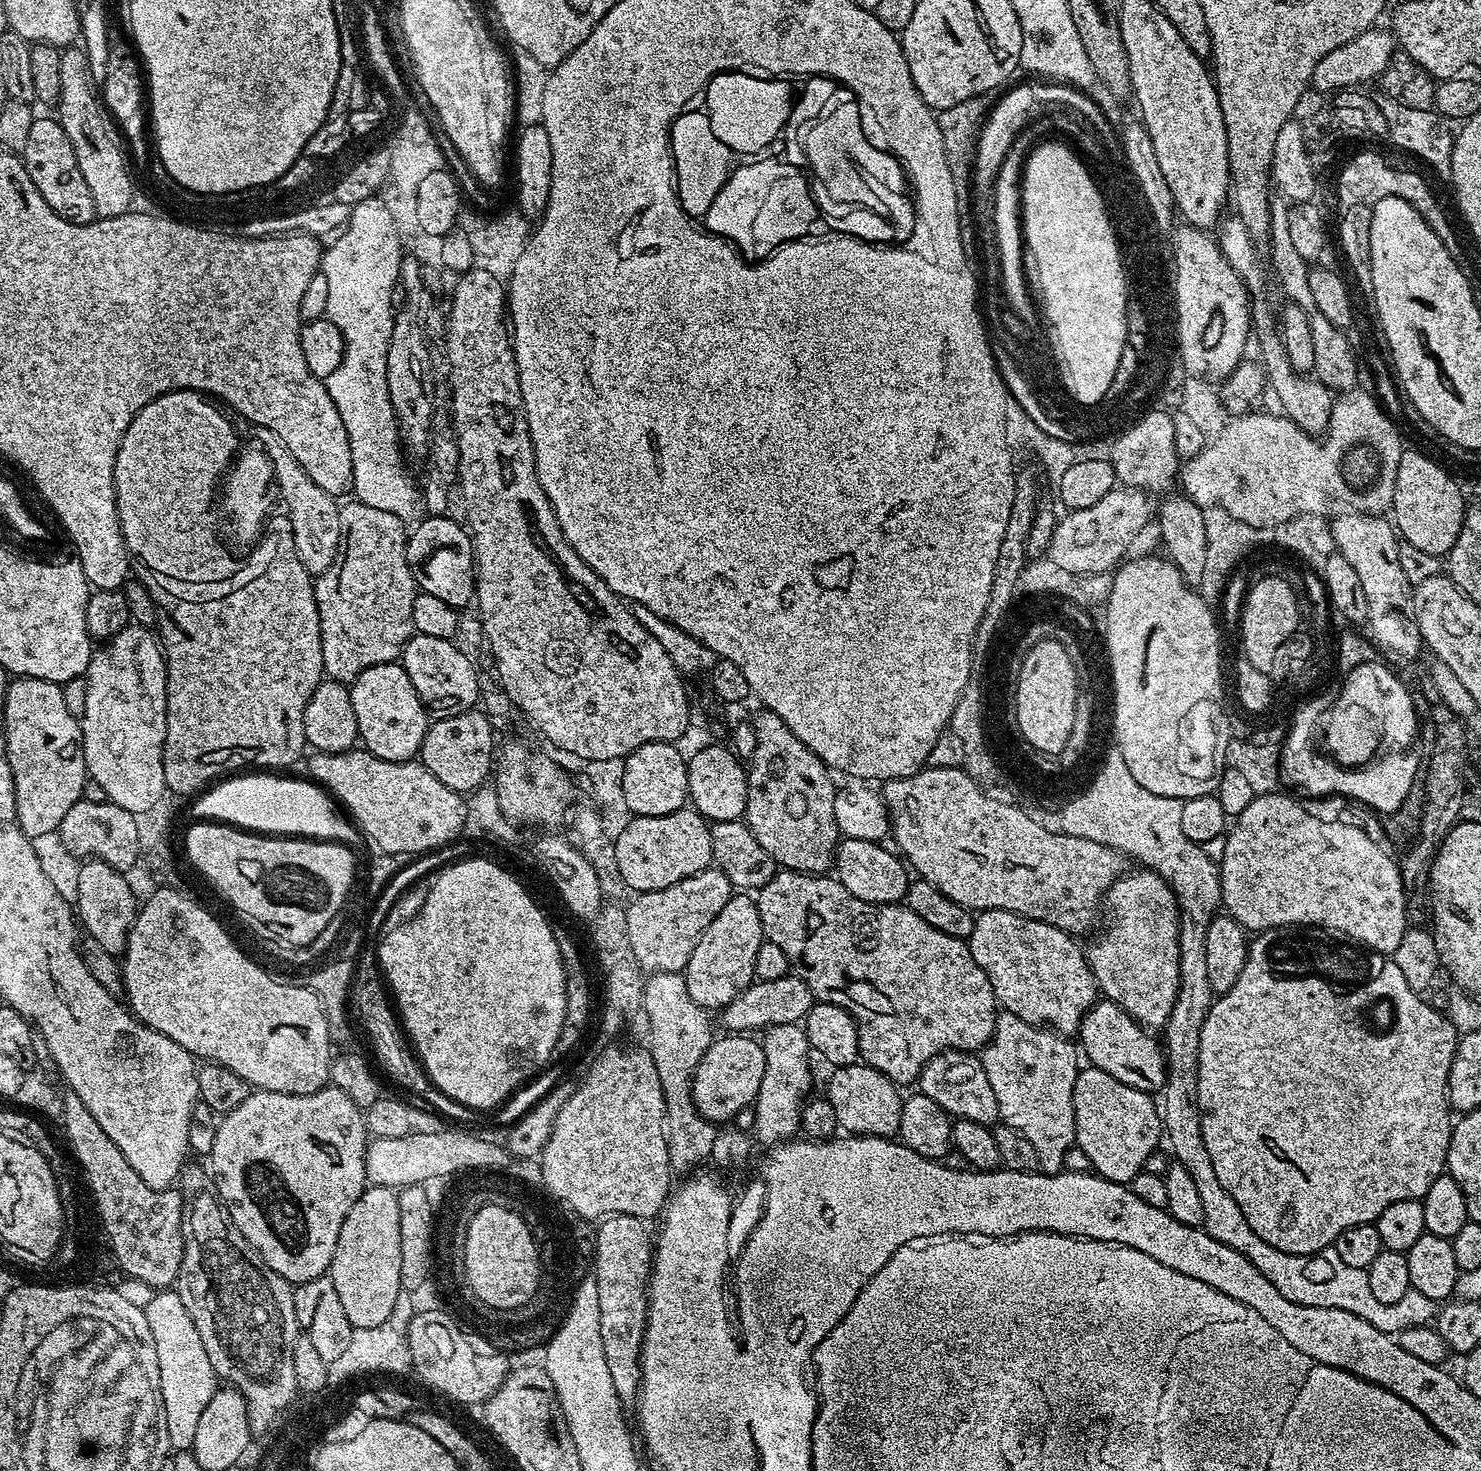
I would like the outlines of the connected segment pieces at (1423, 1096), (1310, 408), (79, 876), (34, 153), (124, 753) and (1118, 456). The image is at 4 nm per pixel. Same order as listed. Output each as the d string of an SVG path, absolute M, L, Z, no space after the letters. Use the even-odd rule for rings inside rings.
M1248 952L1248 958L1242 966L1242 974L1238 974L1238 982L1234 982L1234 986L1230 986L1228 992L1221 992L1213 999L1210 1010L1206 1014L1206 1022L1202 1022L1202 1046L1198 1046L1198 1094L1196 1101L1200 1107L1202 1142L1206 1142L1206 1151L1210 1153L1210 1162L1218 1174L1218 1182L1222 1182L1222 1190L1226 1190L1226 1194L1230 1194L1230 1198L1234 1198L1234 1202L1238 1202L1238 1210L1242 1210L1242 1218L1246 1218L1246 1222L1250 1222L1250 1230L1254 1230L1254 1234L1258 1234L1258 1238L1262 1238L1262 1242L1270 1242L1270 1246L1274 1246L1274 1250L1282 1250L1286 1254L1294 1254L1295 1256L1313 1256L1314 1253L1321 1252L1323 1248L1333 1247L1338 1234L1342 1234L1342 1230L1346 1230L1350 1226L1371 1224L1376 1221L1382 1214L1382 1210L1386 1210L1386 1206L1390 1206L1390 1202L1423 1201L1426 1190L1430 1190L1430 1186L1434 1186L1438 1177L1445 1175L1448 1163L1448 1147L1450 1146L1454 1123L1454 1112L1448 1102L1448 1079L1450 1078L1450 1066L1454 1062L1457 1043L1457 1030L1444 1012L1433 1008L1421 993L1412 990L1409 983L1406 982L1405 975L1402 974L1401 970L1398 970L1398 966L1393 962L1386 962L1382 965L1380 973L1373 980L1368 980L1365 984L1363 981L1354 990L1354 995L1341 998L1334 994L1332 985L1322 978L1310 978L1309 976L1290 978L1287 976L1284 980L1272 980L1272 976L1268 976L1268 964L1264 964L1264 956L1260 956L1260 952ZM1379 1000L1389 1000L1392 1003L1392 1012L1396 1017L1393 1018L1392 1025L1385 1032L1371 1032L1367 1022L1364 1021L1363 1012L1364 1008L1378 1003Z
M1260 308L1251 313L1251 323L1254 325L1254 340L1260 343L1260 353L1258 359L1263 366L1264 372L1268 375L1268 386L1271 395L1276 395L1280 399L1283 415L1289 420L1293 420L1302 431L1310 436L1319 437L1327 433L1334 394L1327 389L1315 375L1296 372L1294 366L1290 366L1290 358L1286 354L1286 346L1280 341L1277 325L1274 323L1274 316L1266 309Z
M91 858L85 859L81 864L84 865L76 872L76 900L74 896L74 911L79 927L88 931L87 939L98 942L102 950L119 957L128 941L132 923L136 920L138 899L130 892L123 871Z
M43 114L37 115L34 126L30 126L30 135L22 159L26 166L26 174L30 174L30 182L38 186L38 194L46 198L54 214L58 214L71 224L90 224L97 219L90 186L86 186L82 170L78 170L78 158L74 158L74 146L70 146L70 138L66 138L66 130L62 130L59 119L52 117L51 120Z
M129 624L122 629L111 640L103 645L101 651L95 651L92 660L88 664L85 672L85 680L87 682L86 692L86 710L81 716L81 732L83 734L83 754L84 761L87 764L89 779L98 782L105 790L108 800L116 804L124 810L130 810L131 813L138 814L148 811L154 803L167 791L165 786L165 768L164 768L164 742L166 734L166 702L168 701L168 680L167 680L167 661L164 658L163 651L157 638L157 635L148 628L144 628L137 624Z
M1145 411L1135 423L1127 427L1125 432L1117 437L1111 447L1112 465L1116 471L1117 481L1121 485L1129 488L1139 488L1149 494L1155 494L1155 492L1164 492L1171 484L1175 485L1177 483L1178 473L1182 464L1176 454L1176 447L1174 446L1174 422L1169 413Z

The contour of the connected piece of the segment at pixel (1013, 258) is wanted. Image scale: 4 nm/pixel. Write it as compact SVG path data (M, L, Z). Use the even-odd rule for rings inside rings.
M1029 126L1014 138L1014 146L1006 154L1002 166L998 170L998 178L994 186L994 230L996 231L995 246L1004 256L1004 283L1007 285L1008 298L1012 307L1023 317L1024 321L1033 321L1038 313L1038 304L1029 286L1028 276L1024 272L1024 225L1022 223L1022 177L1024 175L1024 161L1029 152L1036 147L1035 127Z

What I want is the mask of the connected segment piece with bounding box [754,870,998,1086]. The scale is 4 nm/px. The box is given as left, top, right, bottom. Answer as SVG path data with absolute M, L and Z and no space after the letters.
M787 870L777 871L776 876L770 878L770 882L766 882L766 886L759 888L754 899L758 906L758 914L762 918L764 939L774 942L774 946L782 949L782 954L786 954L788 959L789 969L804 980L819 1003L842 1006L856 1019L860 1060L870 1065L874 1070L889 1076L898 1086L915 1085L926 1064L945 1049L956 1049L957 1052L976 1054L990 1042L996 1029L998 1015L996 995L990 986L990 978L986 978L982 966L978 966L978 962L974 962L974 954L970 954L965 941L954 938L950 934L942 934L942 930L934 930L934 926L930 926L930 922L918 918L918 914L914 914L914 910L910 910L903 903L871 904L870 902L862 902L862 898L854 898L854 894L850 894L850 890L846 890L846 886L842 886L839 879L833 878L831 875Z

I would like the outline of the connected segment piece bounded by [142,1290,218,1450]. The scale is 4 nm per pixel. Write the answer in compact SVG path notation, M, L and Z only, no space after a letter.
M160 1290L153 1296L156 1297L148 1305L143 1305L142 1315L148 1325L149 1336L154 1338L154 1350L158 1350L158 1374L162 1382L168 1443L173 1449L188 1450L194 1442L202 1410L206 1410L206 1402L214 1398L218 1377L214 1366L210 1366L202 1338L198 1338L194 1318L190 1318L190 1314L186 1314L186 1306L182 1306L182 1298L178 1298L174 1290Z

